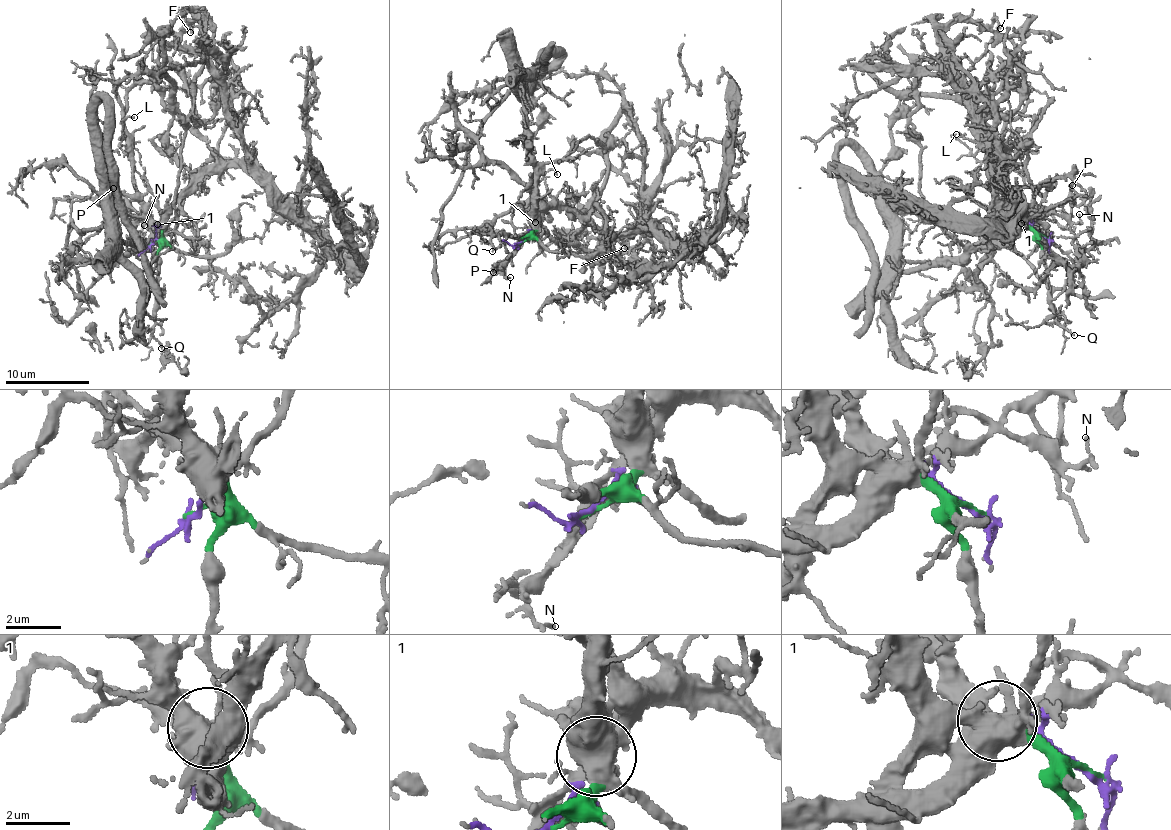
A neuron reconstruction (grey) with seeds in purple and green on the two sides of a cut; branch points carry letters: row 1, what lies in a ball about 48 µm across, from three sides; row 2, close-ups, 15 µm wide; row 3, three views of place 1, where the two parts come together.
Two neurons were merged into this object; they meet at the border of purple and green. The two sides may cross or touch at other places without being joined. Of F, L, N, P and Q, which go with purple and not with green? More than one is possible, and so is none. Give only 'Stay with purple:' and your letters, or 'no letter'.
Stay with purple: F, N, P

